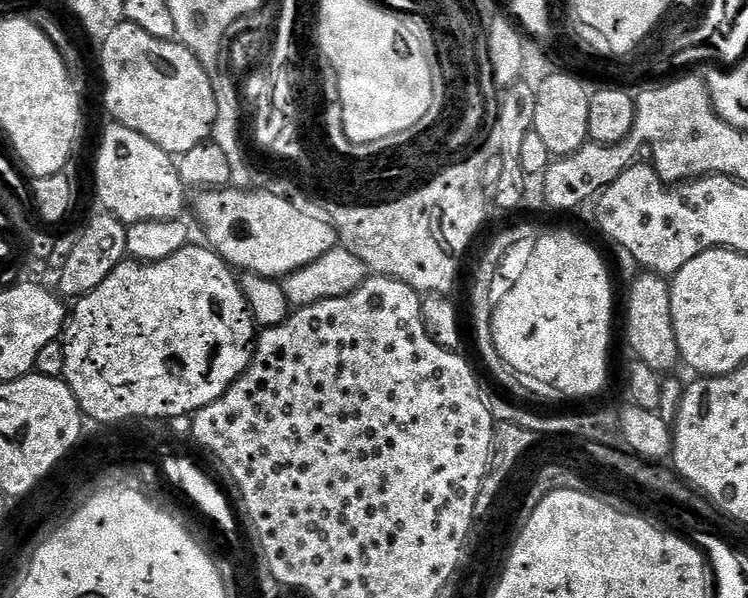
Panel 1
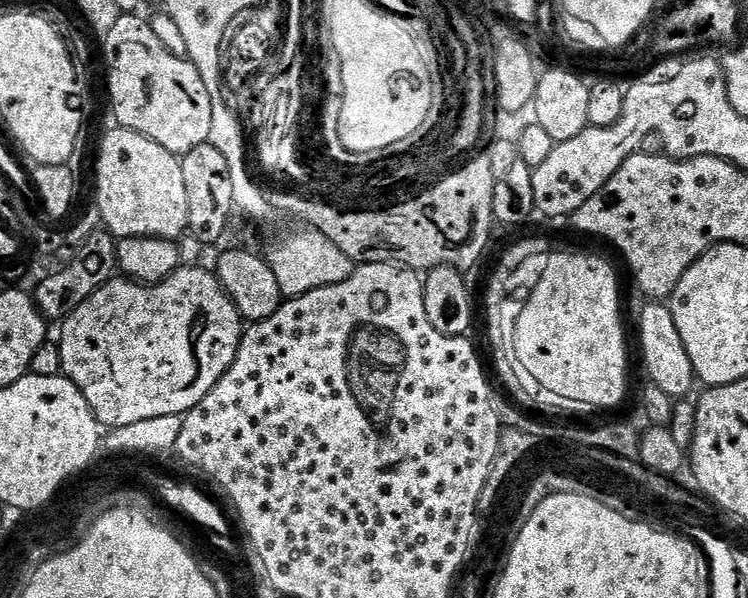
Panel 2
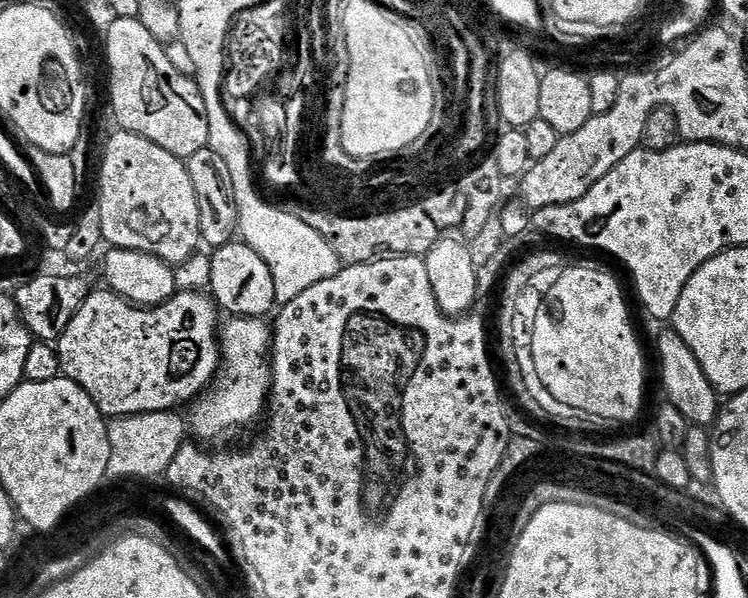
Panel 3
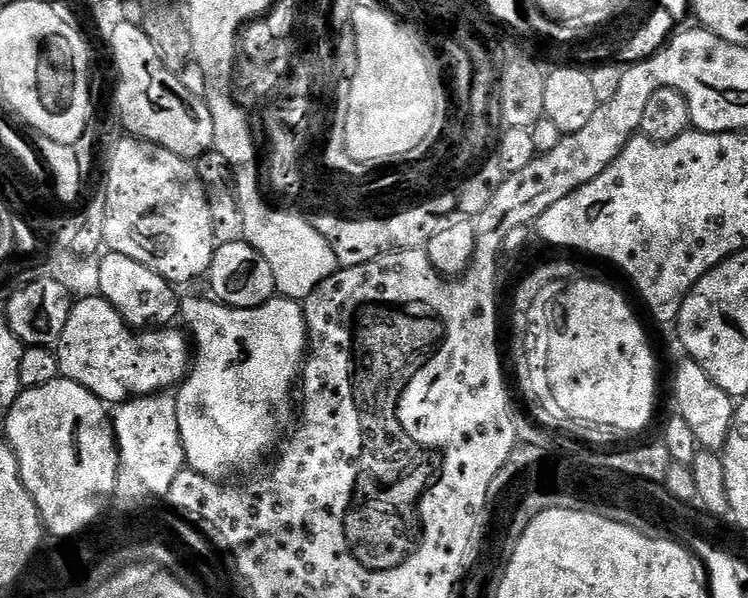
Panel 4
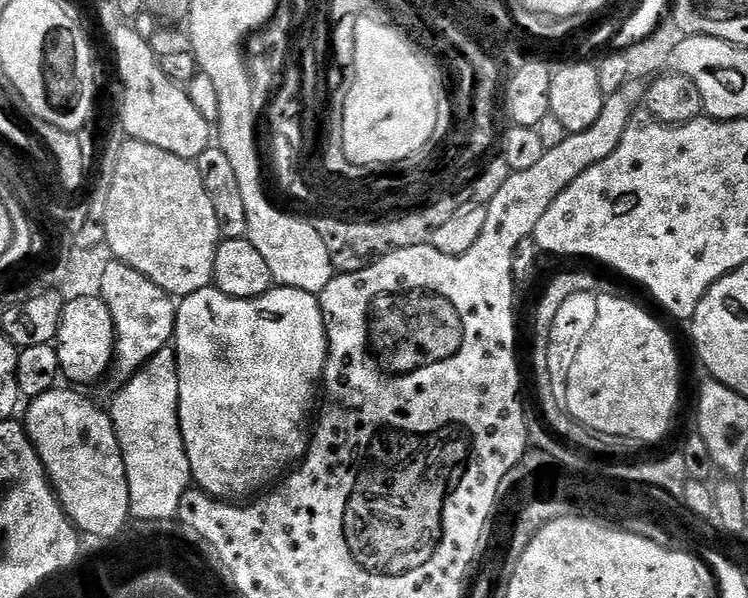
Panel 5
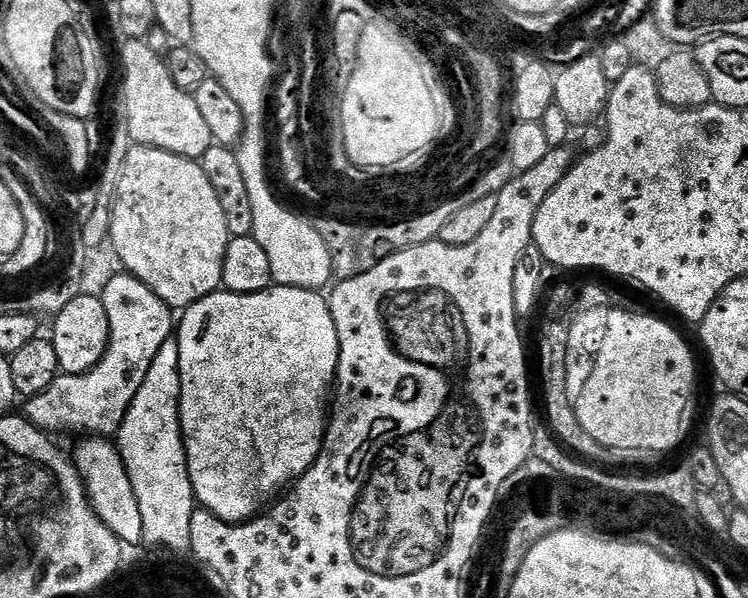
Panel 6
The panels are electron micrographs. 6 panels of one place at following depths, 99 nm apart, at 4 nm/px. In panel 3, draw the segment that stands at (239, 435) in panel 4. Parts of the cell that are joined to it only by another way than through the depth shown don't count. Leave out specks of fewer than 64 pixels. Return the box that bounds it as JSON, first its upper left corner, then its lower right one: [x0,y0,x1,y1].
[190,316,272,442]

